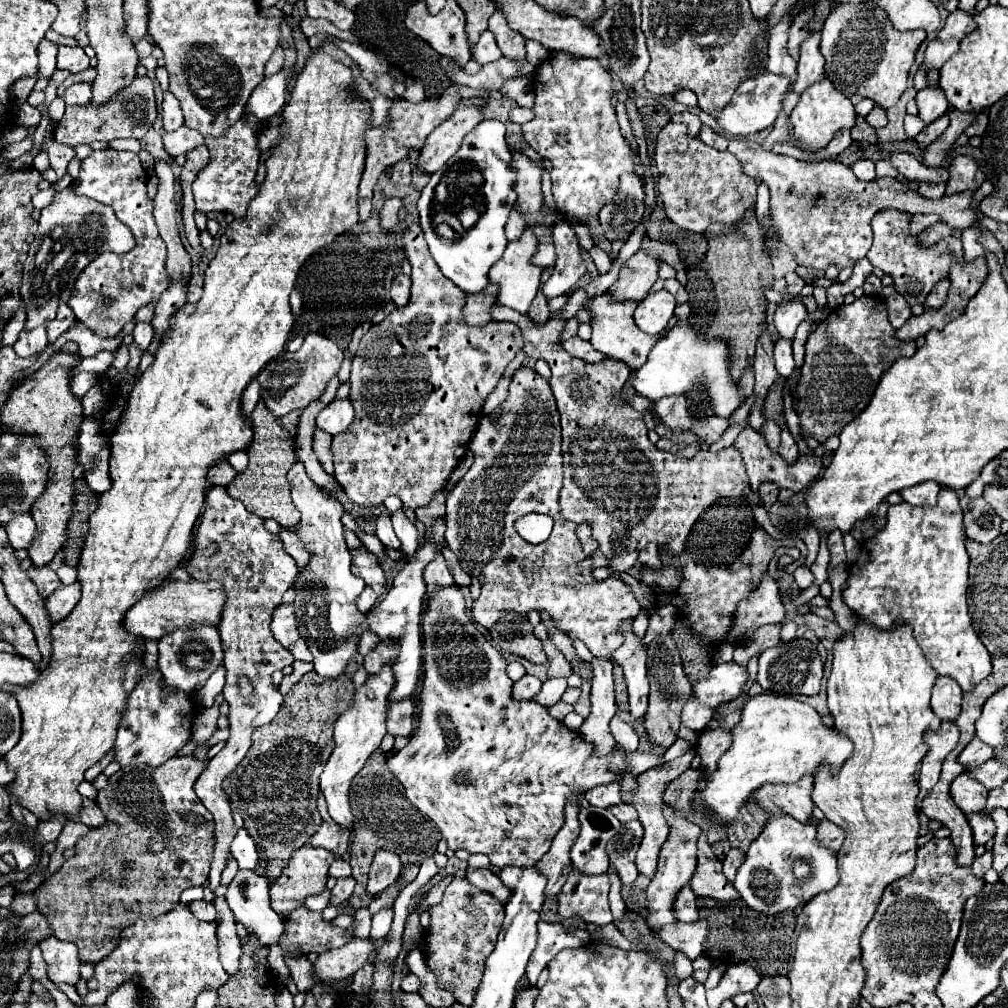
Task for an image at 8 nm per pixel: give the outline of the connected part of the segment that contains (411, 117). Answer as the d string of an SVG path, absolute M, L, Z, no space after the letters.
M451 83L441 97L423 99L423 101L417 101L417 103L397 99L395 105L391 107L393 111L389 111L389 123L385 127L369 127L365 131L367 153L365 153L365 171L363 171L363 179L361 179L361 185L359 185L359 221L365 221L371 215L373 187L375 187L379 175L383 171L387 171L391 161L405 159L409 155L409 151L421 151L427 135L437 125L441 125L449 115L453 115L455 105L459 101L461 101L461 95L459 95L459 85L457 83Z

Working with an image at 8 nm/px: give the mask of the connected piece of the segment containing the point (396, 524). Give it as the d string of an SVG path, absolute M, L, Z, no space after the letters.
M399 509L397 513L391 515L391 521L393 521L393 529L401 541L401 551L405 553L415 553L417 549L417 529L413 525L413 521Z

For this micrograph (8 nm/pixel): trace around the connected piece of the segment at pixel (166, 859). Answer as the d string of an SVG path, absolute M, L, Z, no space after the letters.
M173 757L159 767L121 767L97 795L97 805L107 819L105 825L91 829L81 837L75 845L75 855L33 891L37 911L49 921L53 935L61 941L75 943L79 947L81 963L95 965L109 957L125 927L133 925L143 915L159 917L169 909L175 909L181 891L207 881L209 861L213 857L213 815L193 791L193 783L203 769L205 763L195 757Z

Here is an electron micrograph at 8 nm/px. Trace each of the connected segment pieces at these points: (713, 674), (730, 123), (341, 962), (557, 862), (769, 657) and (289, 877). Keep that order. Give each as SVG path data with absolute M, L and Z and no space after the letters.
M723 663L709 671L709 675L691 687L691 695L699 705L717 709L719 705L737 697L747 681L747 671L737 663Z
M765 71L763 75L755 77L755 79L747 79L743 81L737 91L733 93L733 99L729 101L729 105L725 105L725 109L715 113L715 121L719 123L719 127L733 135L733 137L751 137L767 127L771 127L779 115L781 109L781 101L783 95L789 89L789 79L781 77L781 75L773 75L769 71Z
M353 937L341 949L329 949L317 957L313 963L313 977L319 983L331 983L351 977L357 969L365 965L369 955L375 951L371 939Z
M571 797L565 805L565 825L561 827L561 831L555 835L551 849L541 857L541 861L537 861L535 869L541 871L541 875L547 877L547 887L545 887L545 897L553 897L561 891L569 867L571 867L571 859L569 859L569 849L579 833L579 819L577 819L577 807L573 805Z
M795 637L789 643L771 647L759 655L759 673L757 683L777 695L817 695L823 677L823 663L817 649L803 637Z
M309 843L303 845L301 849L293 851L293 857L287 861L281 877L275 881L275 885L269 889L271 895L271 907L277 911L281 917L287 917L291 911L301 907L309 895L317 895L325 889L327 883L327 869L335 855L331 851L325 851L321 847L311 847Z

